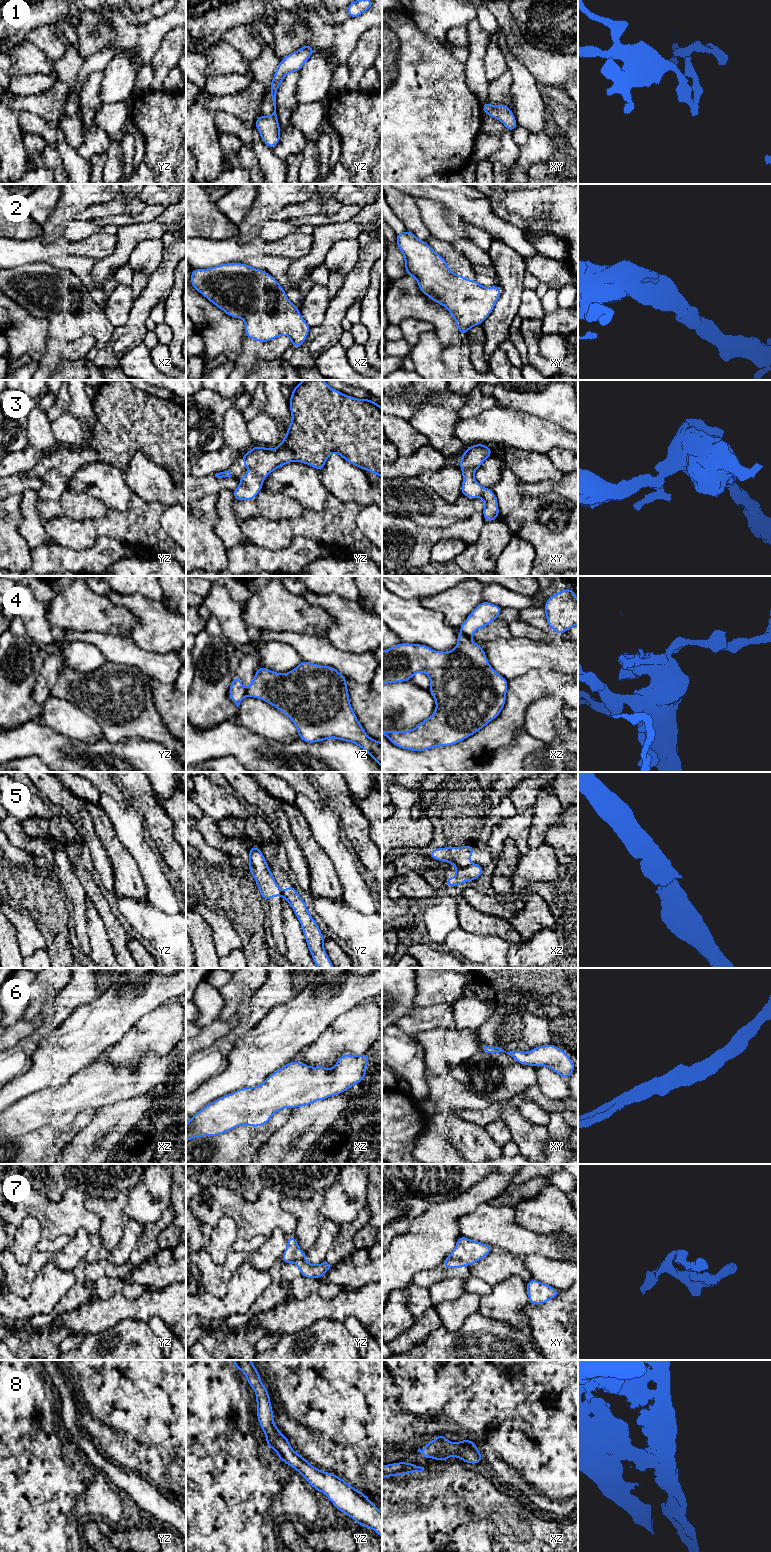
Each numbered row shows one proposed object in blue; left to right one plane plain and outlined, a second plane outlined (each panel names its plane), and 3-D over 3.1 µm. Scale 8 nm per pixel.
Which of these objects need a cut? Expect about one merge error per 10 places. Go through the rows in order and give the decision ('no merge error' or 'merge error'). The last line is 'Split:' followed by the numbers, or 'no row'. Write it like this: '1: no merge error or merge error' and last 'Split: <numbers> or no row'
1: no merge error
2: no merge error
3: no merge error
4: merge error
5: merge error
6: no merge error
7: merge error
8: no merge error
Split: 4, 5, 7

